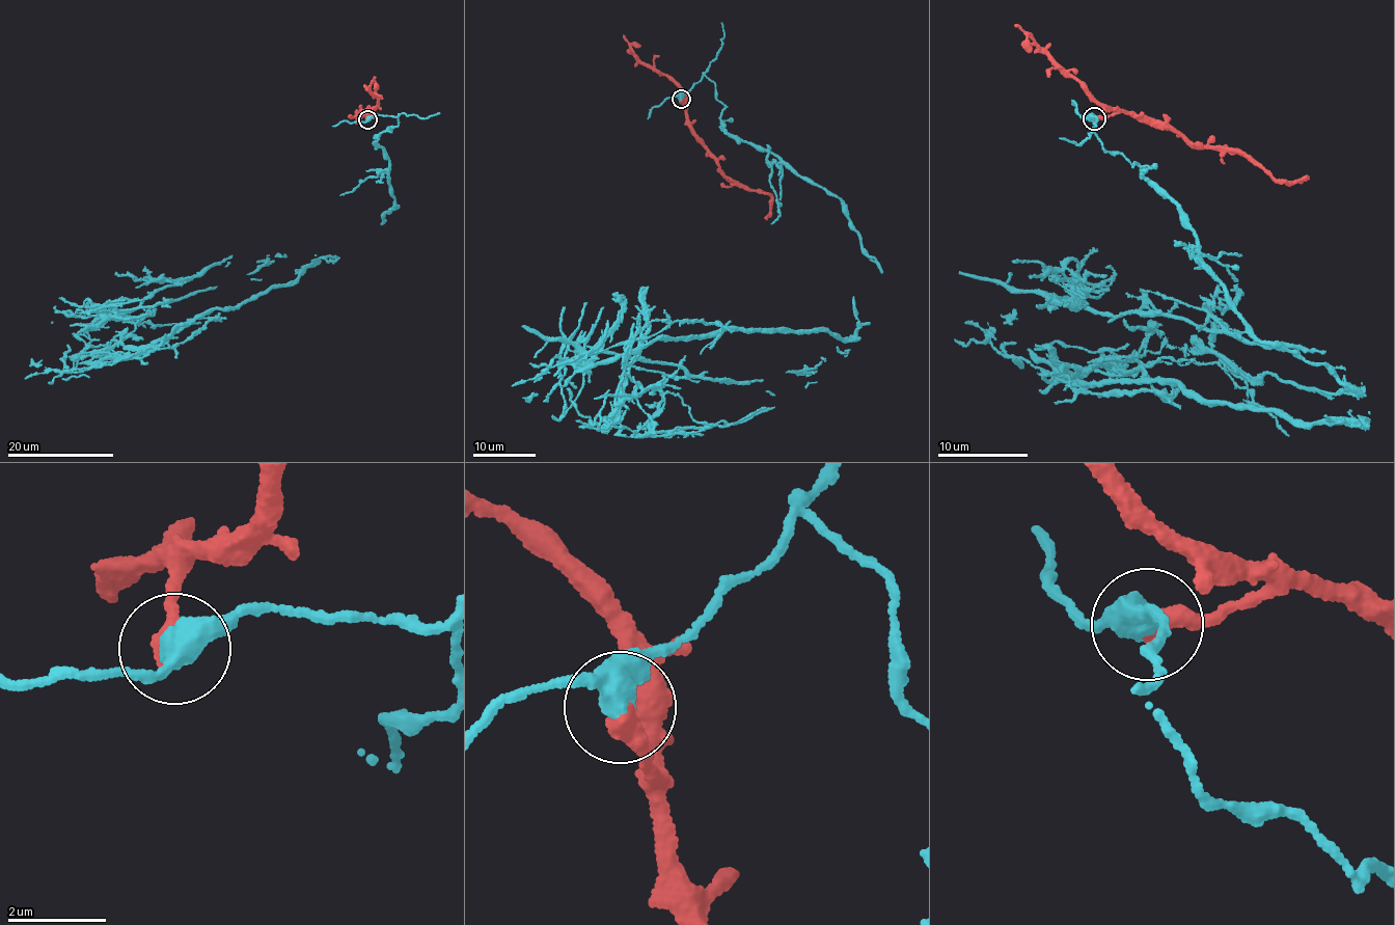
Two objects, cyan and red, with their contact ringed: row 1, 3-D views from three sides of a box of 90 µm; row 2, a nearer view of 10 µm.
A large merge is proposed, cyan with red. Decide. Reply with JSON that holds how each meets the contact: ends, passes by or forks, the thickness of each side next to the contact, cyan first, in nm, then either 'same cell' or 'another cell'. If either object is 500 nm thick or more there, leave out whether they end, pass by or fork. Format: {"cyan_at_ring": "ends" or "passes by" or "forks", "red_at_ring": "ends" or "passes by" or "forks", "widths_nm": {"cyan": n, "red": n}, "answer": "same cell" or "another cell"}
{"cyan_at_ring": "passes by", "red_at_ring": "ends", "widths_nm": {"cyan": 480, "red": 480}, "answer": "another cell"}

